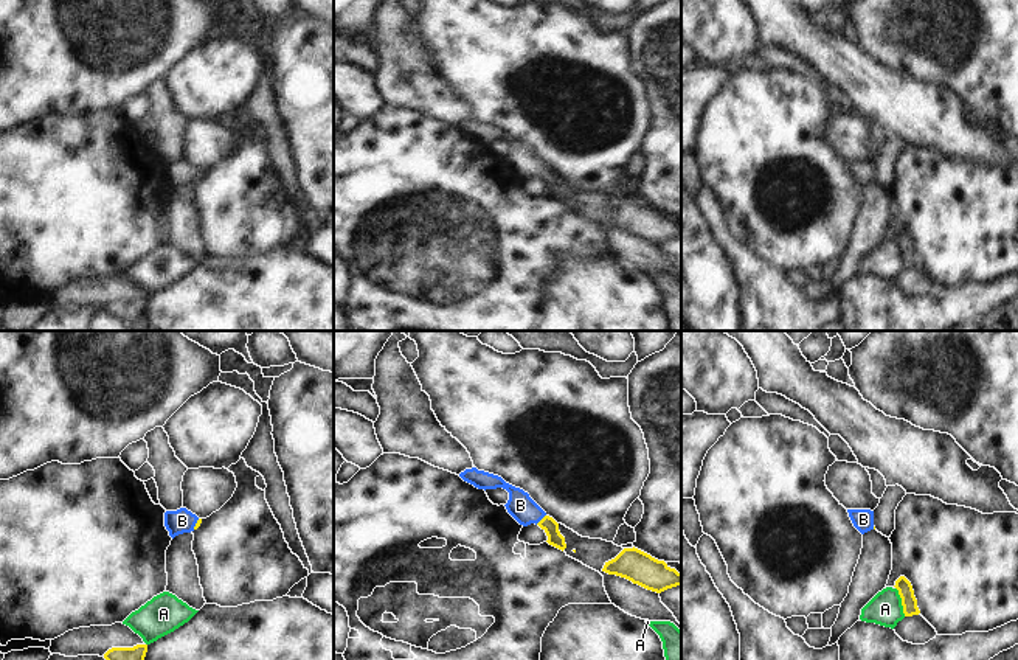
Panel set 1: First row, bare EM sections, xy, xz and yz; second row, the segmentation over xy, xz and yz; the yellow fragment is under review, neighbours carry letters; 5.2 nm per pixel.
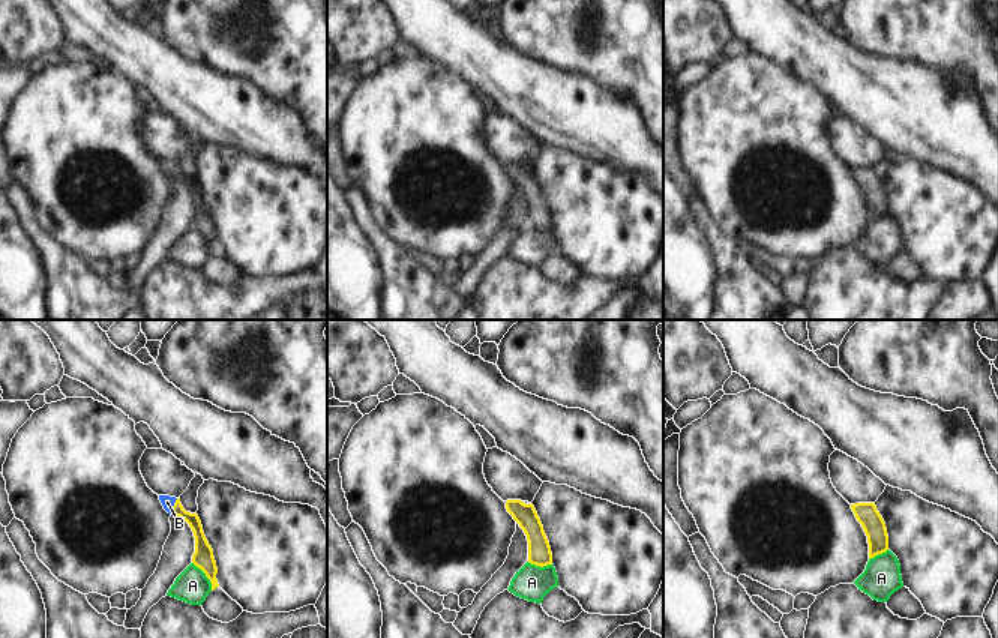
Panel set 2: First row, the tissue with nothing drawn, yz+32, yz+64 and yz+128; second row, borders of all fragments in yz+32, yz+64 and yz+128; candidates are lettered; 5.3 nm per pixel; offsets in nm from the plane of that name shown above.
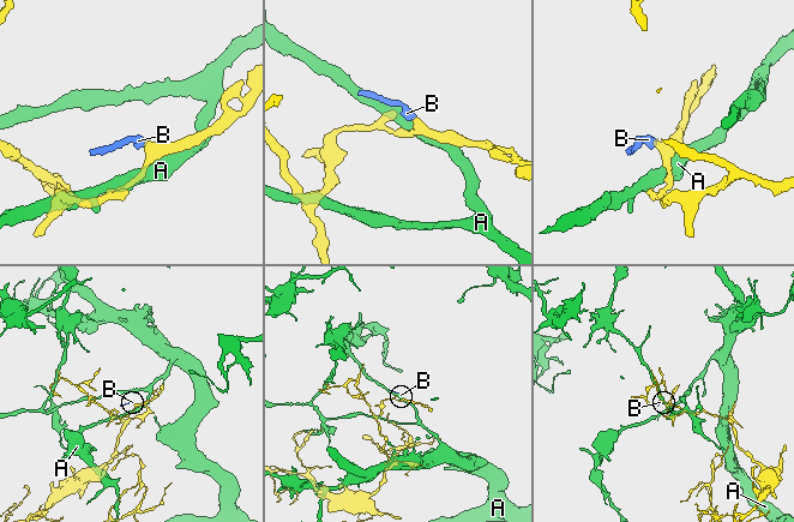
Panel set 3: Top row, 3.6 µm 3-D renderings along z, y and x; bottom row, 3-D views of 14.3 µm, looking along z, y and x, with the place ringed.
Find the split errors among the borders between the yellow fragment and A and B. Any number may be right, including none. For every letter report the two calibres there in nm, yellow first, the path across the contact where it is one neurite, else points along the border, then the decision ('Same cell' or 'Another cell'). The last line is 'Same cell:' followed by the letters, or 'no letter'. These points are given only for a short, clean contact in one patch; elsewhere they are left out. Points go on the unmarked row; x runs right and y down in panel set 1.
A: Thickness 80 nm (yellow) against 170 nm. Another cell
B: Thickness 80 nm (yellow) against 140 nm. Path across: xz (548, 176), (542, 171), (520, 157). Same cell
Same cell: B

